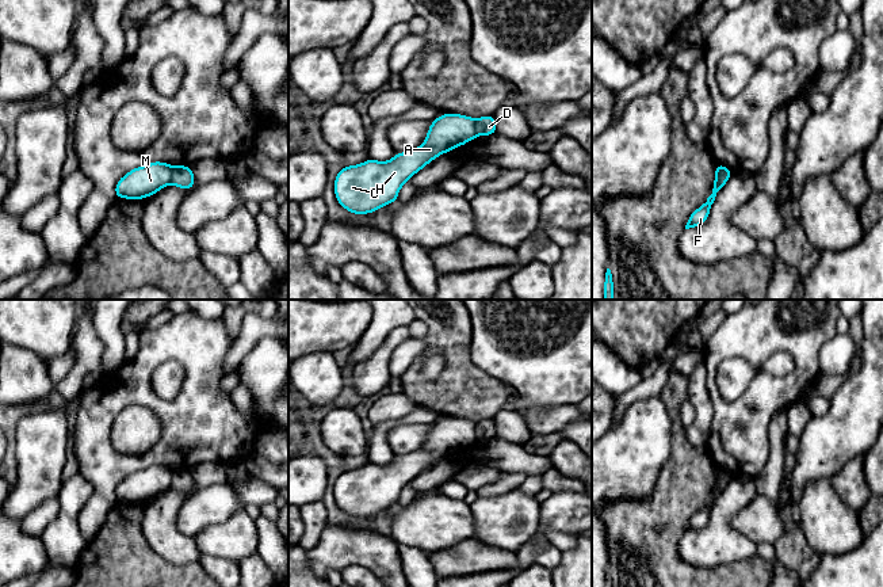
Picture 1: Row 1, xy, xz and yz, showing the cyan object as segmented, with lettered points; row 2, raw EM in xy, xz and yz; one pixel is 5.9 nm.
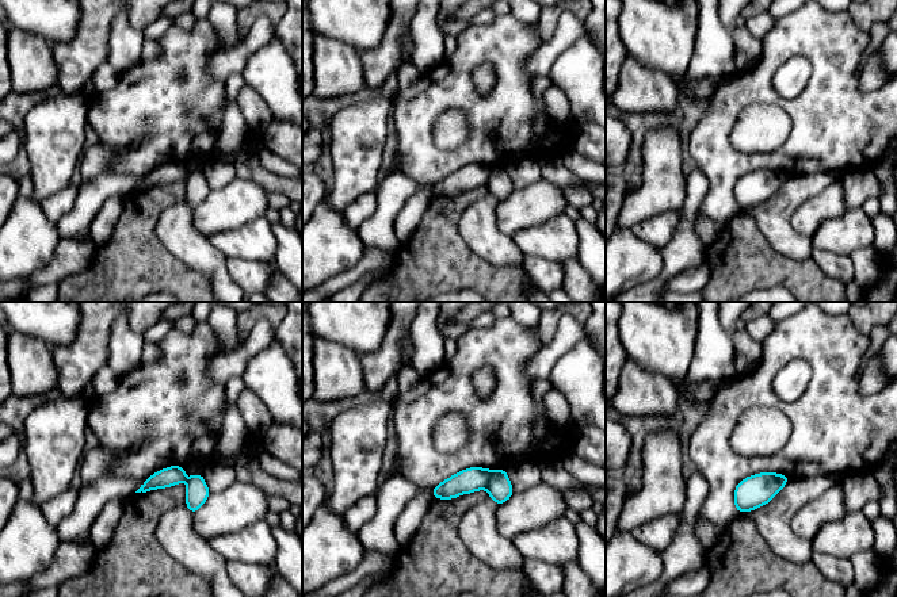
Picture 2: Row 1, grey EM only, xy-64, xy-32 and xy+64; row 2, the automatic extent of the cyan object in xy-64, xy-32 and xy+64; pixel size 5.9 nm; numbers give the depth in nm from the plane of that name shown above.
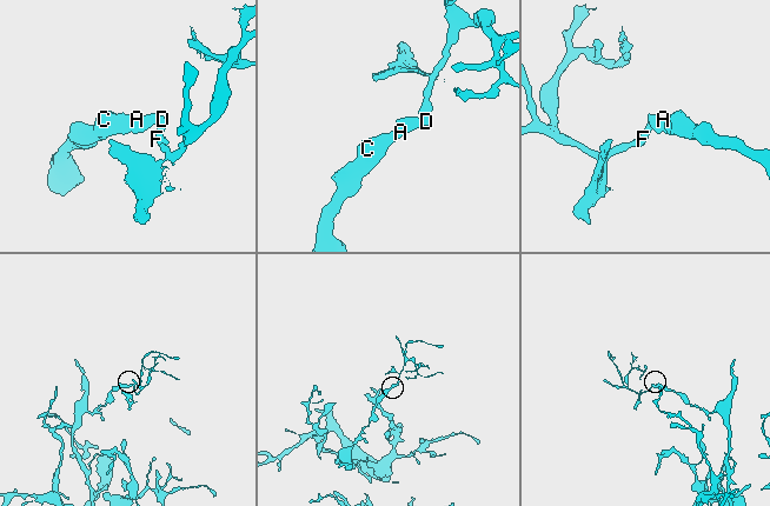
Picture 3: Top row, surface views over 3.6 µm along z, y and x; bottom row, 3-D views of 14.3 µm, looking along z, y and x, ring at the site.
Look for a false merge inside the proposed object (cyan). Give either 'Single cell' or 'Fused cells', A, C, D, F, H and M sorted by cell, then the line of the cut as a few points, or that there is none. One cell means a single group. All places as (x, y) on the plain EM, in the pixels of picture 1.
Fused cells. Groups: A C H M / D F. Split along yz (715, 475), (725, 475), (729, 480)

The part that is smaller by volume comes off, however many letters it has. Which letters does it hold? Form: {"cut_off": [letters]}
{"cut_off": ["D", "F"]}

